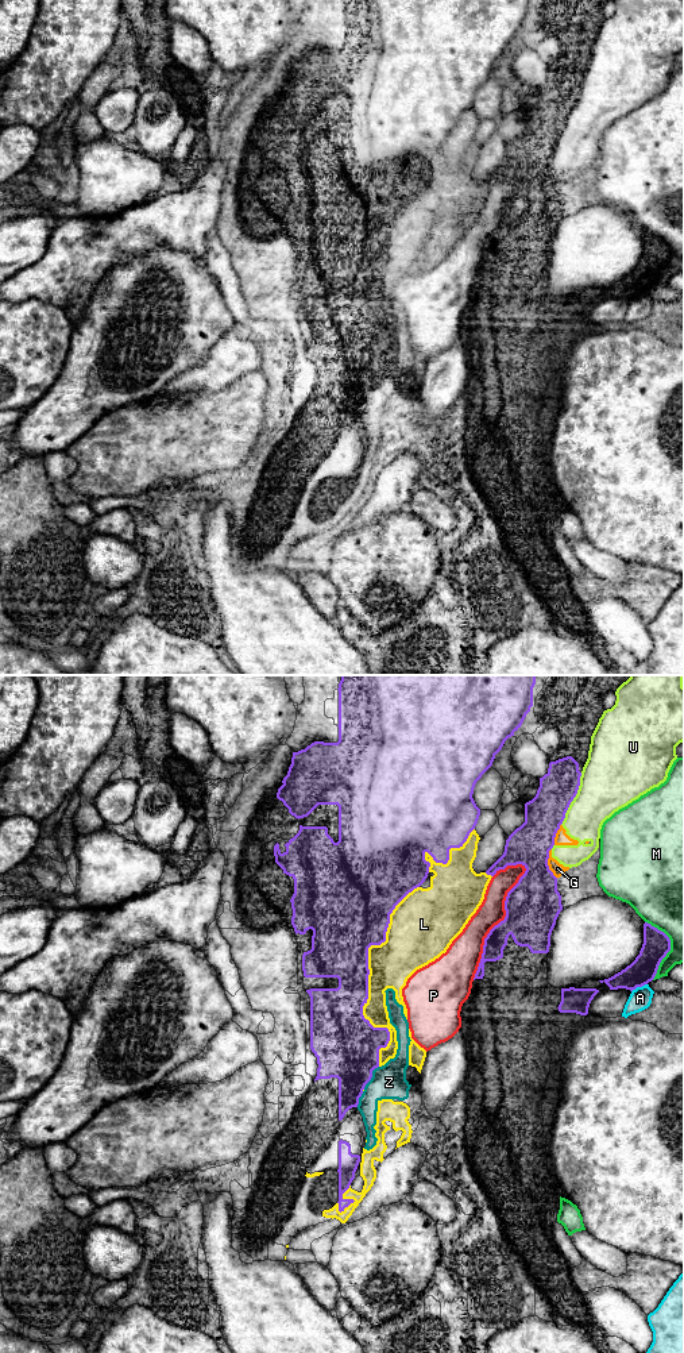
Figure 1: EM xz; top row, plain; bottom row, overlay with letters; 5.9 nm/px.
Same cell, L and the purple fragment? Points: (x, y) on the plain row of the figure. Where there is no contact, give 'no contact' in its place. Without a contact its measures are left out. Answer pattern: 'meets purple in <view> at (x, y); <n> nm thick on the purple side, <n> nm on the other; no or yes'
meets purple in xz at (367, 286); 340 nm thick on the purple side, 260 nm on the other; no

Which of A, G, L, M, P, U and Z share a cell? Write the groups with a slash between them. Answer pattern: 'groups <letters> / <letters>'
groups A / G L U Z / M / P

